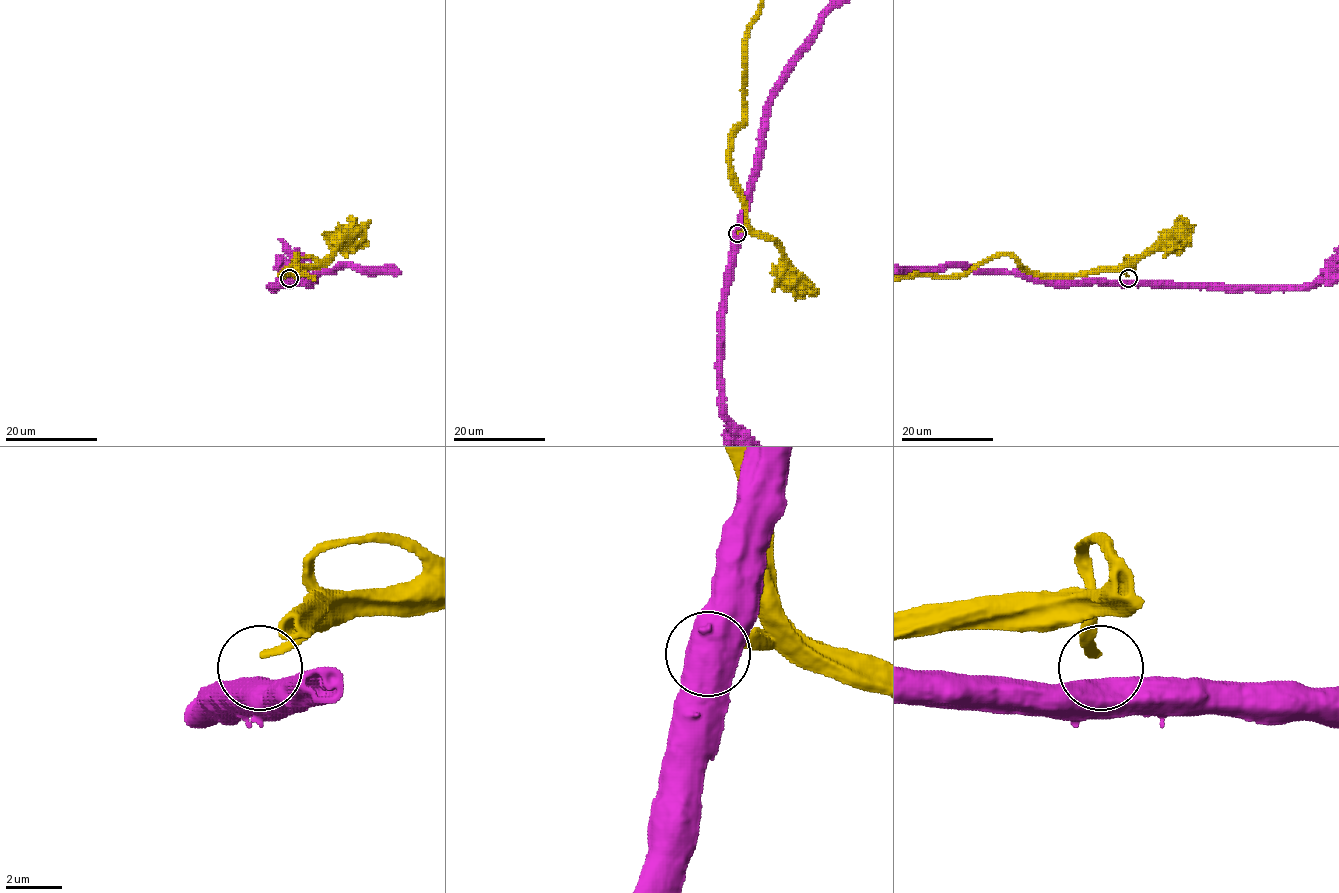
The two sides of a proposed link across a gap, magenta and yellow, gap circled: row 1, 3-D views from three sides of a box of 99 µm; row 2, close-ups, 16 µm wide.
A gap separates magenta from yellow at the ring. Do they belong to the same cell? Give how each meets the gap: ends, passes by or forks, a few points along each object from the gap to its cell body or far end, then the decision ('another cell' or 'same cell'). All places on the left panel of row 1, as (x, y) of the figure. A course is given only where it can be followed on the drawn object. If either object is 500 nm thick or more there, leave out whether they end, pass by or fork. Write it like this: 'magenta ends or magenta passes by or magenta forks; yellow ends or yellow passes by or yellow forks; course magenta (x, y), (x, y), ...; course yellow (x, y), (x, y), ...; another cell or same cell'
another cell

